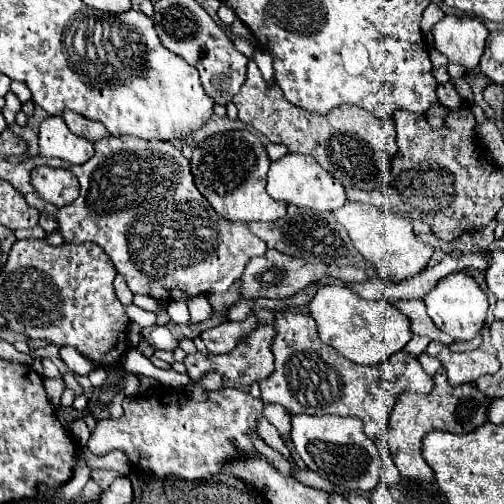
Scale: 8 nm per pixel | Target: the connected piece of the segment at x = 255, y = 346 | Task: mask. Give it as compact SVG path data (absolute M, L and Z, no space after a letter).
M261 326L259 330L255 330L245 340L245 344L239 344L229 354L223 354L223 356L211 356L211 354L203 354L203 352L189 354L185 358L187 374L189 374L191 380L199 380L203 374L207 374L211 370L217 370L221 376L229 378L231 382L235 382L239 386L251 386L253 382L259 382L259 380L267 378L273 372L273 356L271 356L271 350L269 350L269 344L271 344L273 336L275 336L273 326Z

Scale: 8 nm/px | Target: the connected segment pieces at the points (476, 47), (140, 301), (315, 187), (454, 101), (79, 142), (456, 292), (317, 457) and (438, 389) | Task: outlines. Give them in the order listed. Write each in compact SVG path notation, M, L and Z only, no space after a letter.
M445 16L433 26L435 48L443 52L449 62L465 66L469 72L477 68L487 42L487 28L481 20Z
M134 294L133 303L145 310L152 311L153 313L156 313L159 310L158 301L149 296Z
M285 154L281 160L271 162L267 174L267 194L285 204L319 210L319 212L337 210L347 202L345 188L327 170L323 170L313 160L313 156L305 156L305 154Z
M451 82L437 86L437 98L447 108L459 108L459 106L463 106L463 98L455 92L455 88L453 88Z
M47 116L39 126L39 156L85 164L93 156L93 144L75 136L61 116Z
M453 272L453 274L445 276L443 280L439 280L437 288L425 296L425 306L427 306L427 312L433 320L433 324L441 332L449 334L455 342L465 342L465 340L473 340L475 336L481 334L489 302L487 302L487 294L483 292L483 288L469 274Z
M299 414L291 418L291 440L297 454L309 466L309 470L349 490L375 490L381 482L381 454L371 438L365 436L359 418L343 416L307 416Z
M441 368L437 376L433 378L435 386L429 394L413 394L413 392L403 392L399 400L395 402L395 410L391 414L391 424L389 424L389 448L393 462L401 474L403 480L419 480L419 482L435 482L433 470L421 456L421 440L425 434L431 430L447 430L455 434L467 434L473 428L481 426L487 422L487 404L489 398L483 396L473 384L463 384L459 388L451 386L447 382L447 372Z

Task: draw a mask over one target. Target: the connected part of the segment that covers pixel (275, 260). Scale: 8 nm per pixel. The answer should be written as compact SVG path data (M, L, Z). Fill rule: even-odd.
M267 250L267 256L263 258L255 258L251 260L251 264L247 264L247 272L241 278L243 282L243 296L247 298L287 298L293 296L295 292L303 290L305 286L316 282L322 278L323 271L320 264L305 262L305 260L297 260L291 258L279 250Z

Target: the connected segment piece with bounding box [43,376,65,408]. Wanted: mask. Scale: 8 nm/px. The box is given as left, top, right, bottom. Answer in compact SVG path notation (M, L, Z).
M57 376L55 380L45 380L43 384L45 384L45 392L47 392L47 398L49 398L49 402L53 404L53 408L57 408L59 394L61 394L61 392L63 392L63 388L65 388L65 384L63 384L61 376Z

